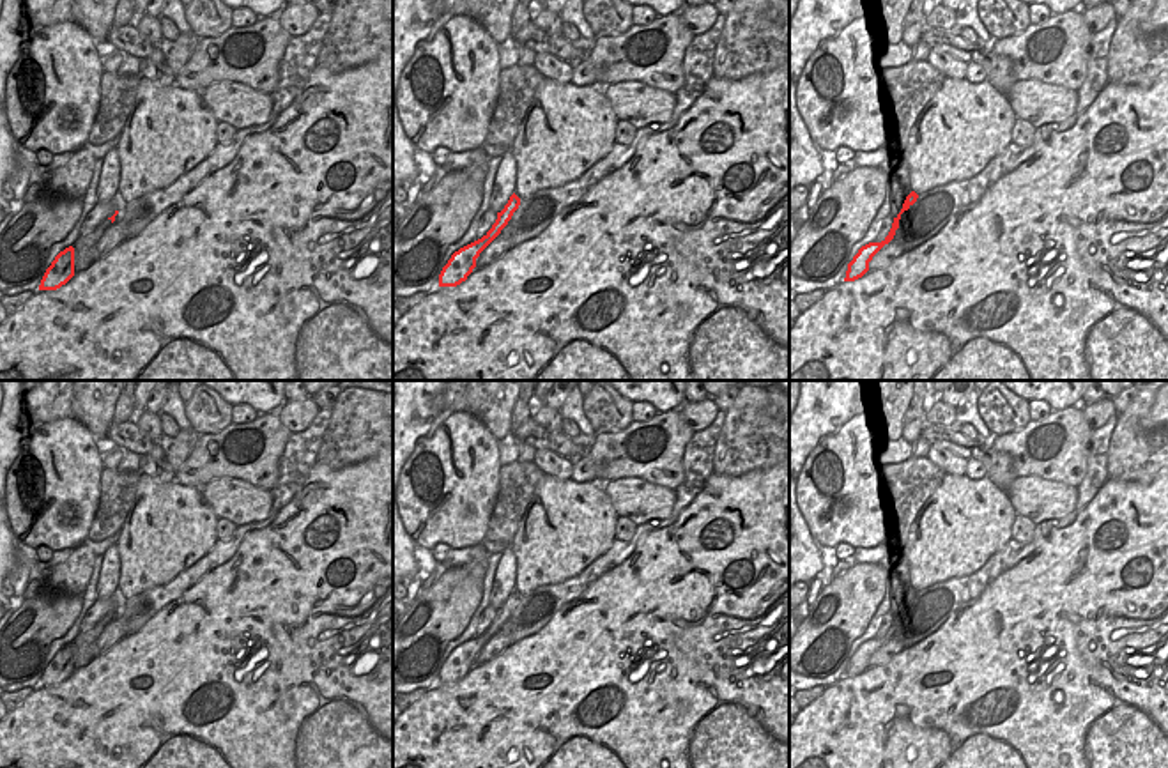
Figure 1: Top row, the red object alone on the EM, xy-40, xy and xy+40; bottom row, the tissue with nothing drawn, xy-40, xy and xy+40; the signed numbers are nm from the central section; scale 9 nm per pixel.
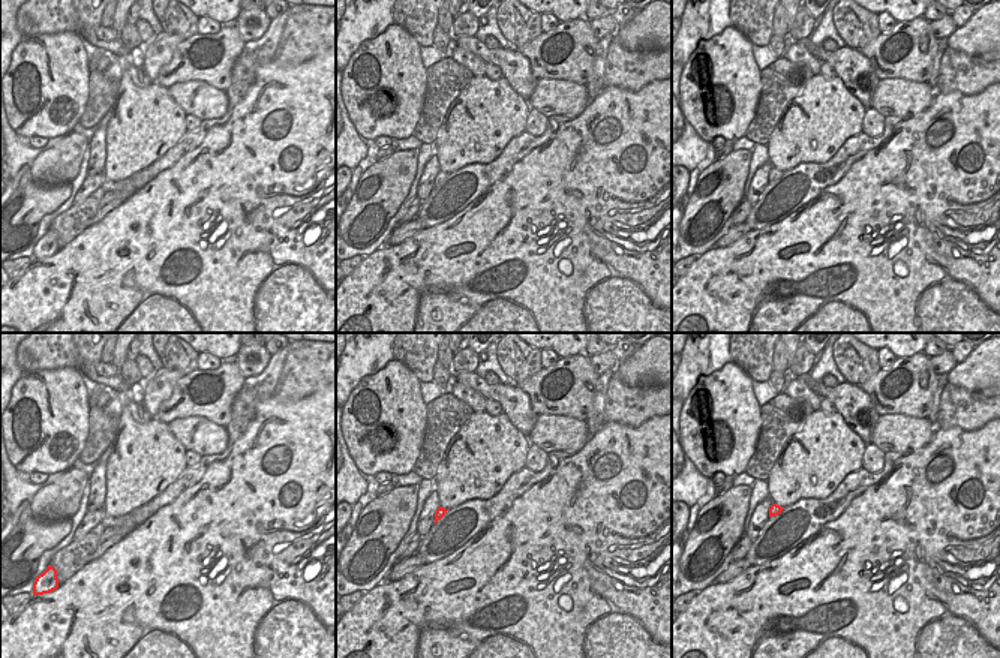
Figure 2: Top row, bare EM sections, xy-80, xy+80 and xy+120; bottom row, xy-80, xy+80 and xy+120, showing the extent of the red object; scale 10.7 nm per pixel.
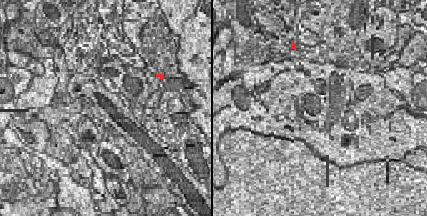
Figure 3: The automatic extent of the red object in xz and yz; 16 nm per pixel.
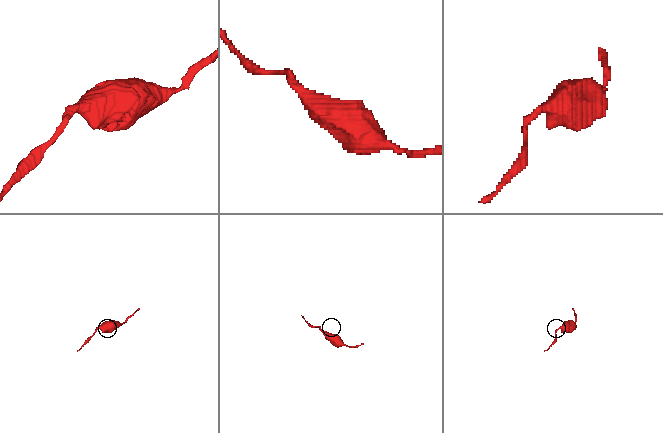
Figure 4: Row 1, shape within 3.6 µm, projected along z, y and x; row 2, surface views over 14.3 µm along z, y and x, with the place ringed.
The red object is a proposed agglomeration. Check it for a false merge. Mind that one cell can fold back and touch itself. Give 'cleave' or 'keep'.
keep

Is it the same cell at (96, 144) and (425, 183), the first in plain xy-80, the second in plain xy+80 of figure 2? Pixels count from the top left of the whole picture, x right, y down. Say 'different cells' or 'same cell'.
same cell

